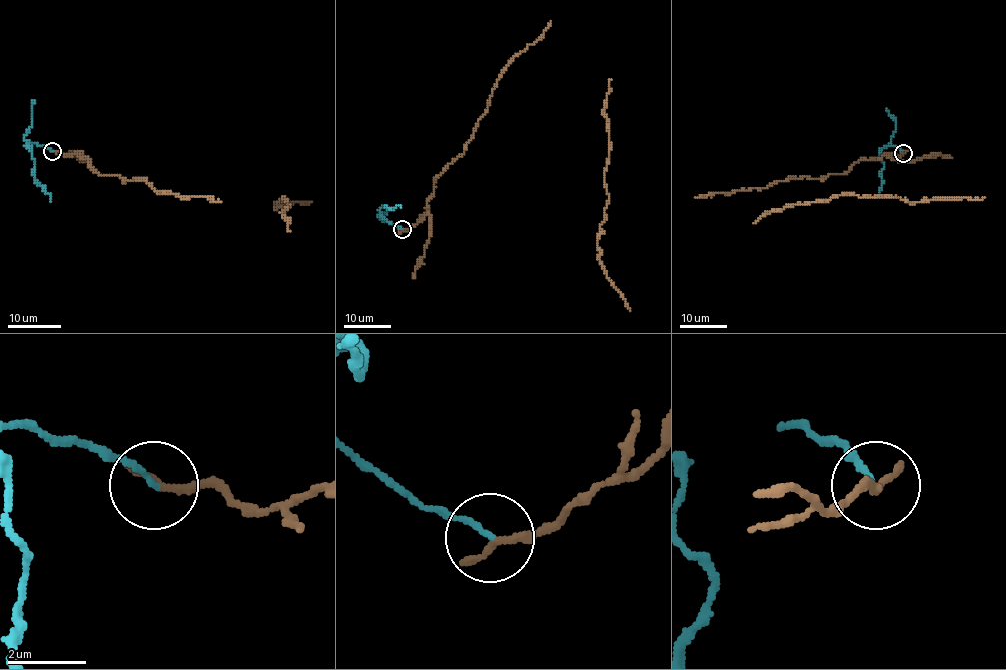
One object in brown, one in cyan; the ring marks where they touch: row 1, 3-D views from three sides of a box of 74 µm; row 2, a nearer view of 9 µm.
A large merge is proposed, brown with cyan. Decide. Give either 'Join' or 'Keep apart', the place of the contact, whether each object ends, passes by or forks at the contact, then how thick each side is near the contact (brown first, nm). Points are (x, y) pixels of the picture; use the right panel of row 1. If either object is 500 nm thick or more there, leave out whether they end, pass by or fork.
Keep apart. Place: (903, 153). At the ring brown ends. At the ring cyan ends. Thickness 260 nm (brown) against 140 nm

